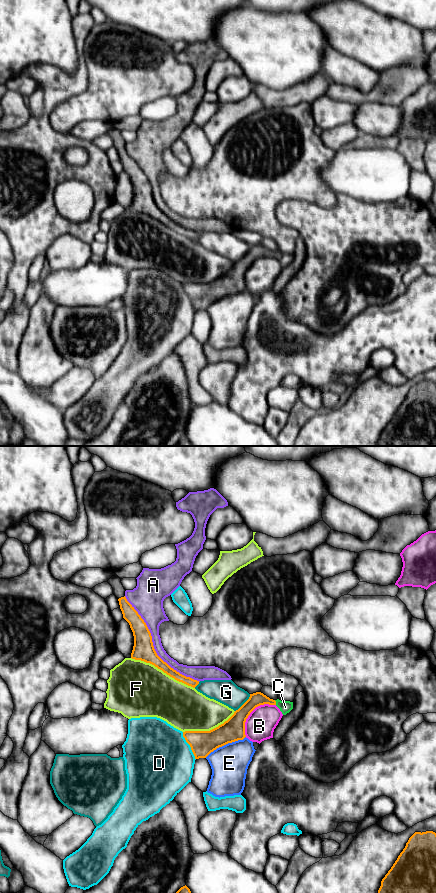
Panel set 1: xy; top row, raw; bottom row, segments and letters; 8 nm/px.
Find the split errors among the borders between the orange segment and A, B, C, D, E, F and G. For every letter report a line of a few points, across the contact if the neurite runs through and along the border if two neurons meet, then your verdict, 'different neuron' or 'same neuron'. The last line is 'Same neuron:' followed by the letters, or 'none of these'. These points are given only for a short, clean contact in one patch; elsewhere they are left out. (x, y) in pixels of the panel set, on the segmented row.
A: different neuron
B: different neuron
C: line xy (256, 699), (275, 702), (285, 707); same neuron
D: different neuron
E: different neuron
F: different neuron
G: different neuron
Same neuron: C

